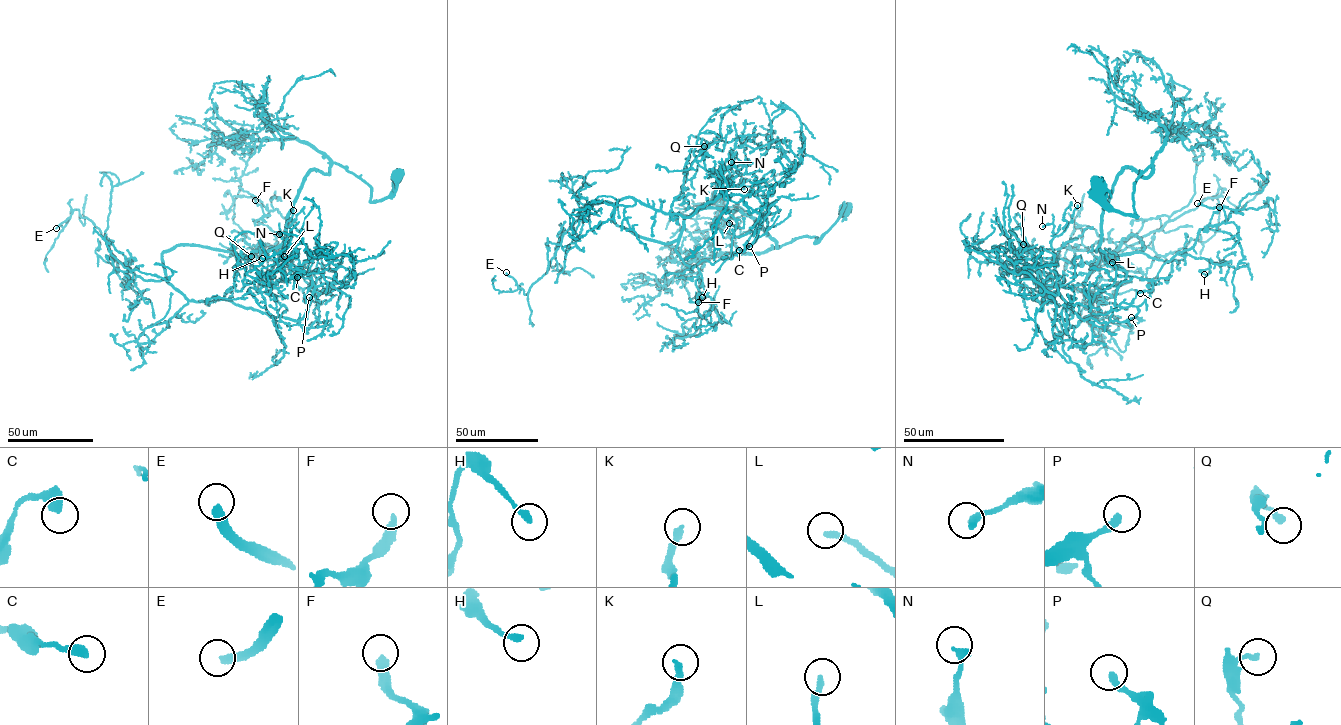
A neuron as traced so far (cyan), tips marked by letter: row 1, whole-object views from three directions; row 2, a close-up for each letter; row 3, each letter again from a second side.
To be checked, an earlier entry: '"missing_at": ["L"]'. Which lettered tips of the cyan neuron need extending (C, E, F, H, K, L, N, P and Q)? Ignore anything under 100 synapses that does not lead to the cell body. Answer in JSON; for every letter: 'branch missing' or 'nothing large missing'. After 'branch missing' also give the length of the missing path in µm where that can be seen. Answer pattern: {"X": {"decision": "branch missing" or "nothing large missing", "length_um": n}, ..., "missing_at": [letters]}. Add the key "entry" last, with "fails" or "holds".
{"C": {"decision": "nothing large missing"}, "E": {"decision": "branch missing", "length_um": 120}, "F": {"decision": "nothing large missing"}, "H": {"decision": "nothing large missing"}, "K": {"decision": "nothing large missing"}, "L": {"decision": "branch missing", "length_um": 80}, "N": {"decision": "nothing large missing"}, "P": {"decision": "nothing large missing"}, "Q": {"decision": "nothing large missing"}, "missing_at": ["E", "L"], "entry": "fails"}

